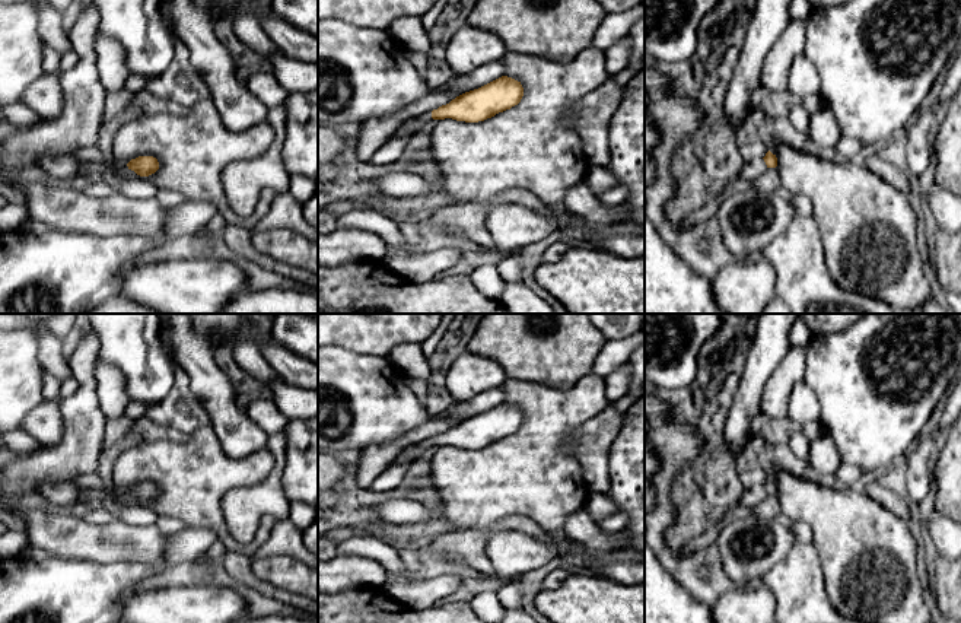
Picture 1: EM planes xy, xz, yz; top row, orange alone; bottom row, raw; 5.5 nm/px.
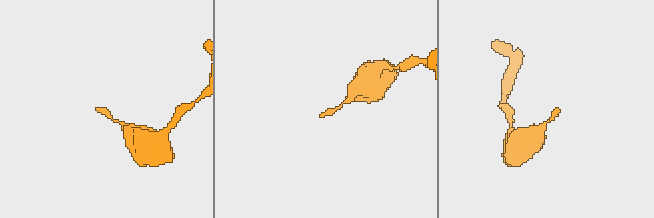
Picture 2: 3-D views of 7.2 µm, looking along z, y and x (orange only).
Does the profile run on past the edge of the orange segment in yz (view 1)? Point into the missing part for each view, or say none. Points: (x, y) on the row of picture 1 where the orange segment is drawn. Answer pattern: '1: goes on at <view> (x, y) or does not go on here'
1: does not go on here

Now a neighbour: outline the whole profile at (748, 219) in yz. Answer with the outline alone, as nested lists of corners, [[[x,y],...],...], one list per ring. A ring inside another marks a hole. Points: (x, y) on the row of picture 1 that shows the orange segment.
[[[739,184],[725,197],[716,217],[725,248],[735,260],[751,260],[786,232],[796,214],[790,200]]]

